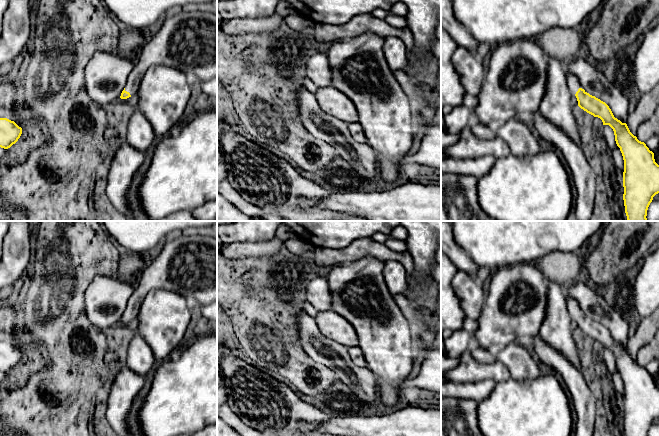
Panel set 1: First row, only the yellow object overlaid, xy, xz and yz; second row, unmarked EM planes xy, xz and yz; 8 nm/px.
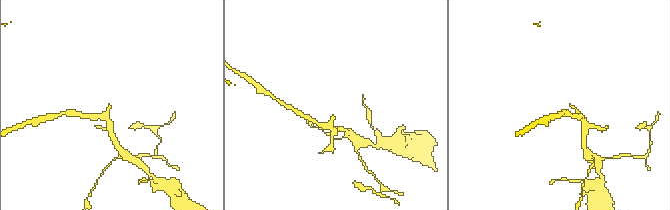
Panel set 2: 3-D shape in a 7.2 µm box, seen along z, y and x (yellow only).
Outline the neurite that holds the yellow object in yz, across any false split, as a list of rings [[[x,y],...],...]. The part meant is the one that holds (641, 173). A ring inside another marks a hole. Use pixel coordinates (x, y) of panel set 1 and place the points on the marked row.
[[[565,67],[564,69],[567,86],[572,96],[577,98],[578,106],[594,117],[600,118],[603,125],[609,125],[614,131],[616,144],[620,148],[624,160],[623,200],[627,220],[647,221],[648,207],[653,197],[659,193],[659,165],[655,162],[654,153],[649,150],[644,142],[639,141],[637,137],[630,132],[626,123],[622,123],[614,117],[611,109],[605,102],[587,93],[579,79],[574,74],[571,74]]]

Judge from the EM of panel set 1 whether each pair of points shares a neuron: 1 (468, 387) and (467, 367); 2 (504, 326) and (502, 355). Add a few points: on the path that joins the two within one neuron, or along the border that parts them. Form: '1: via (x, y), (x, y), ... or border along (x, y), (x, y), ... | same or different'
1: border along (491, 379), (451, 383) | different
2: border along (514, 341), (495, 353) | different

